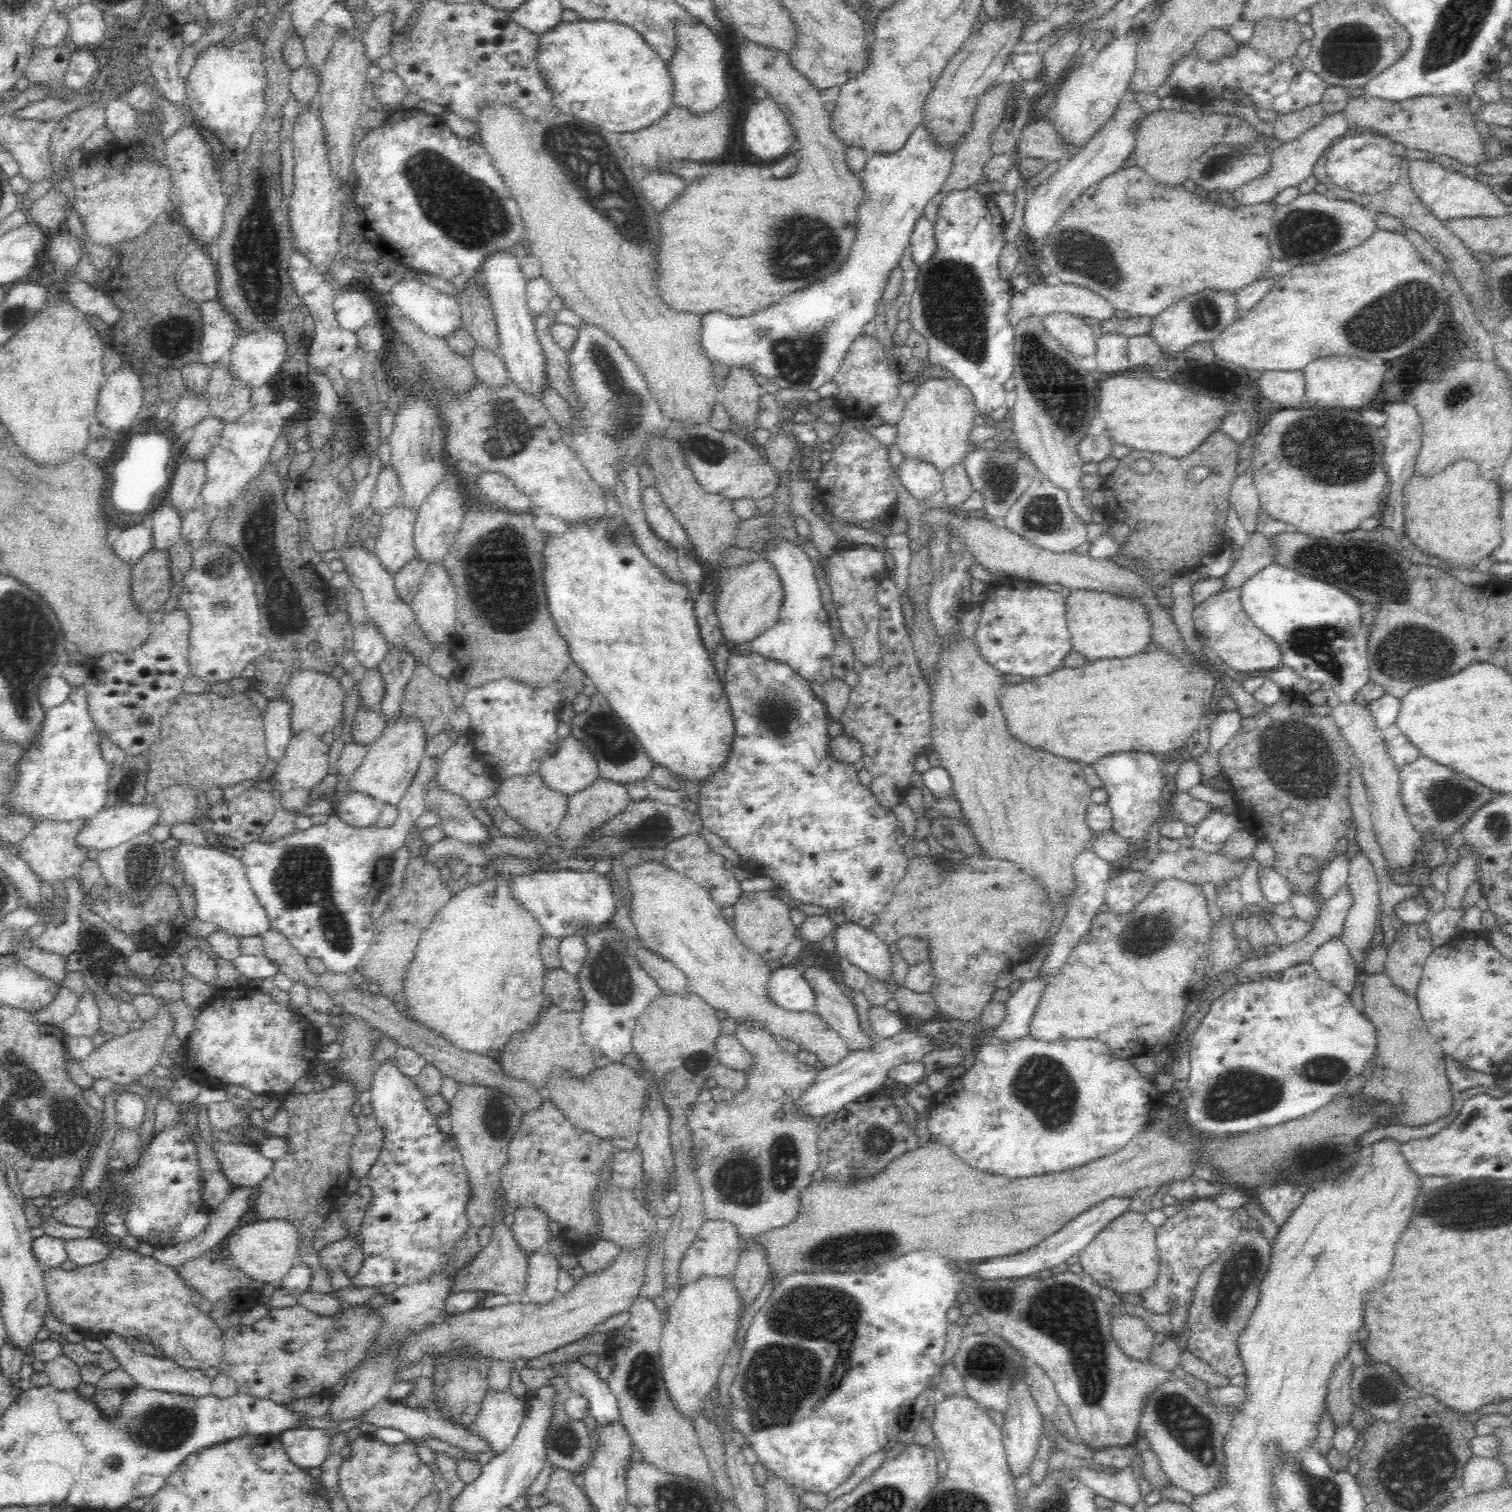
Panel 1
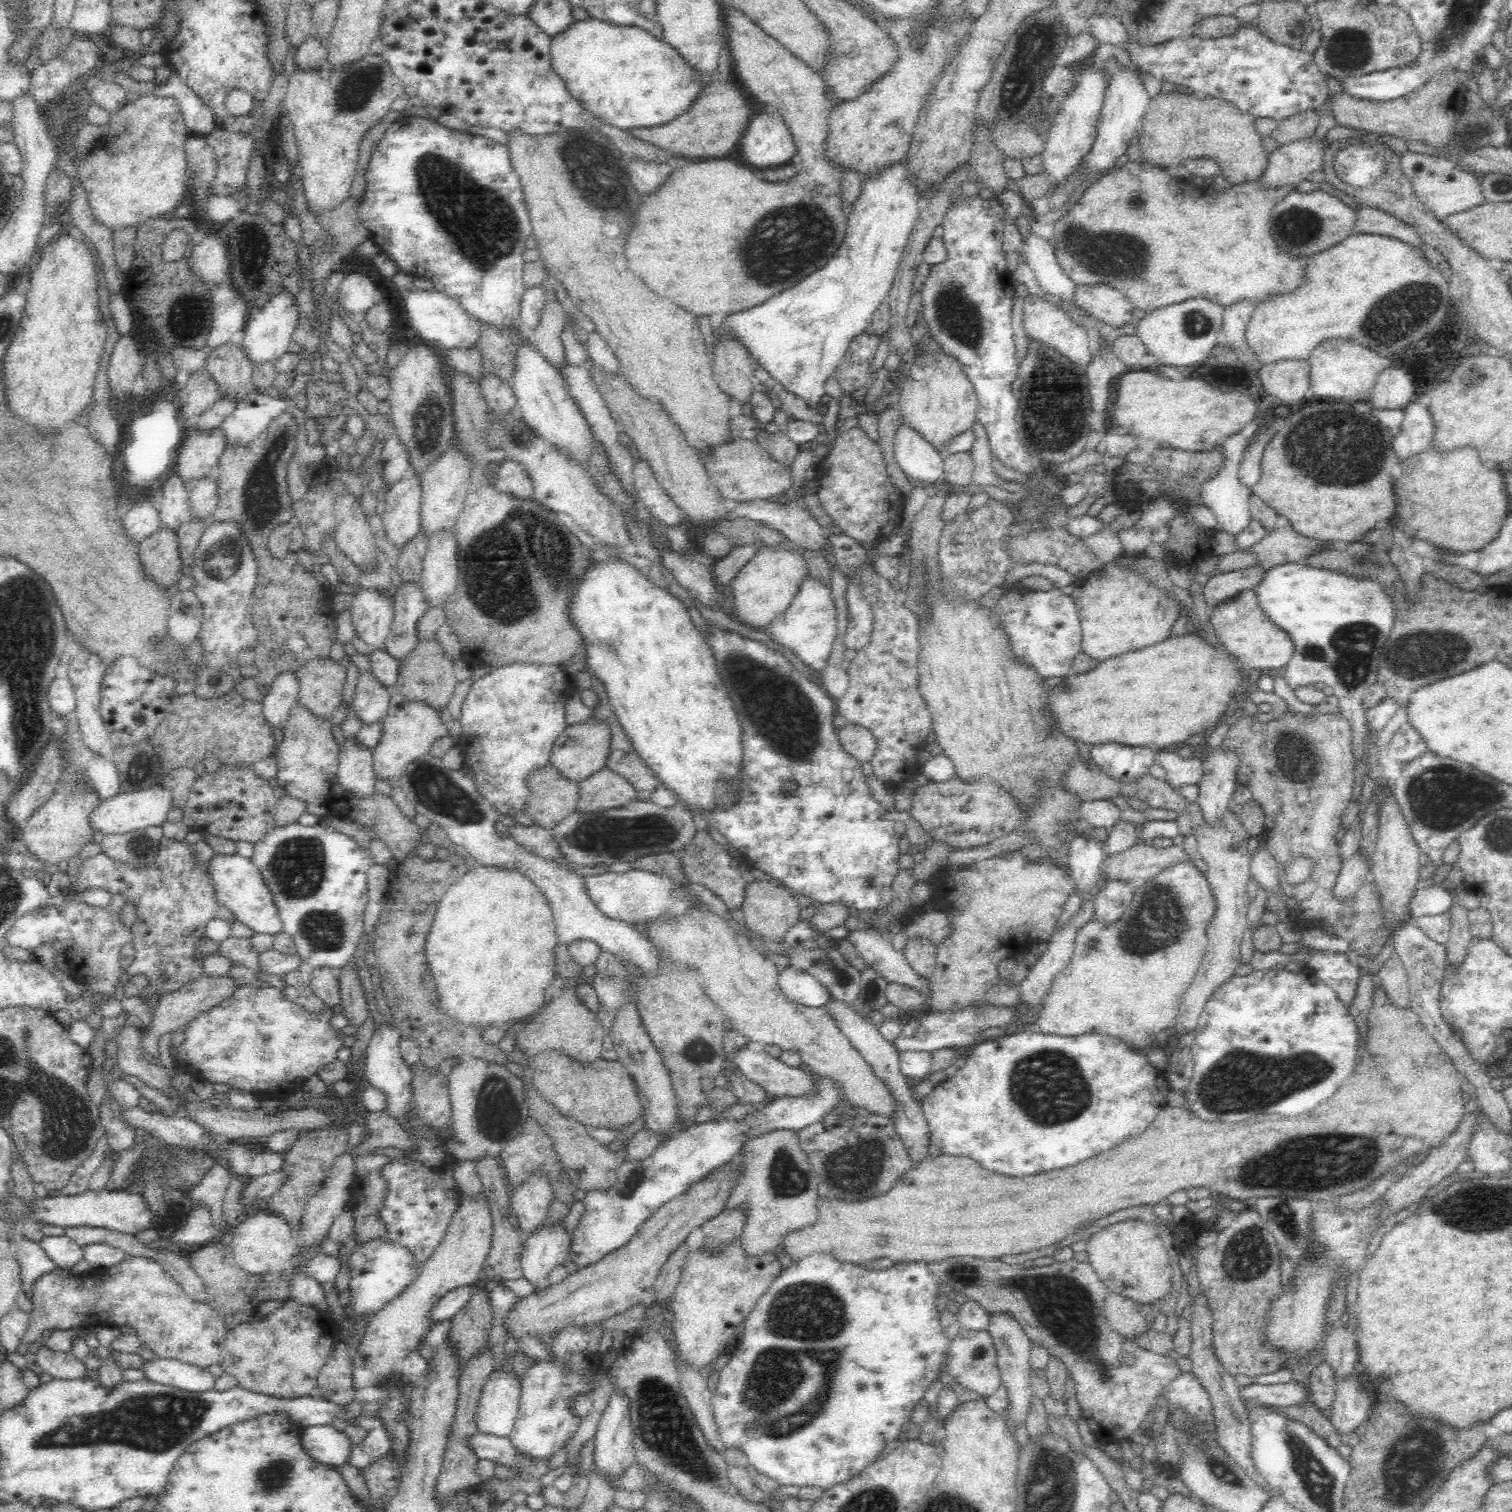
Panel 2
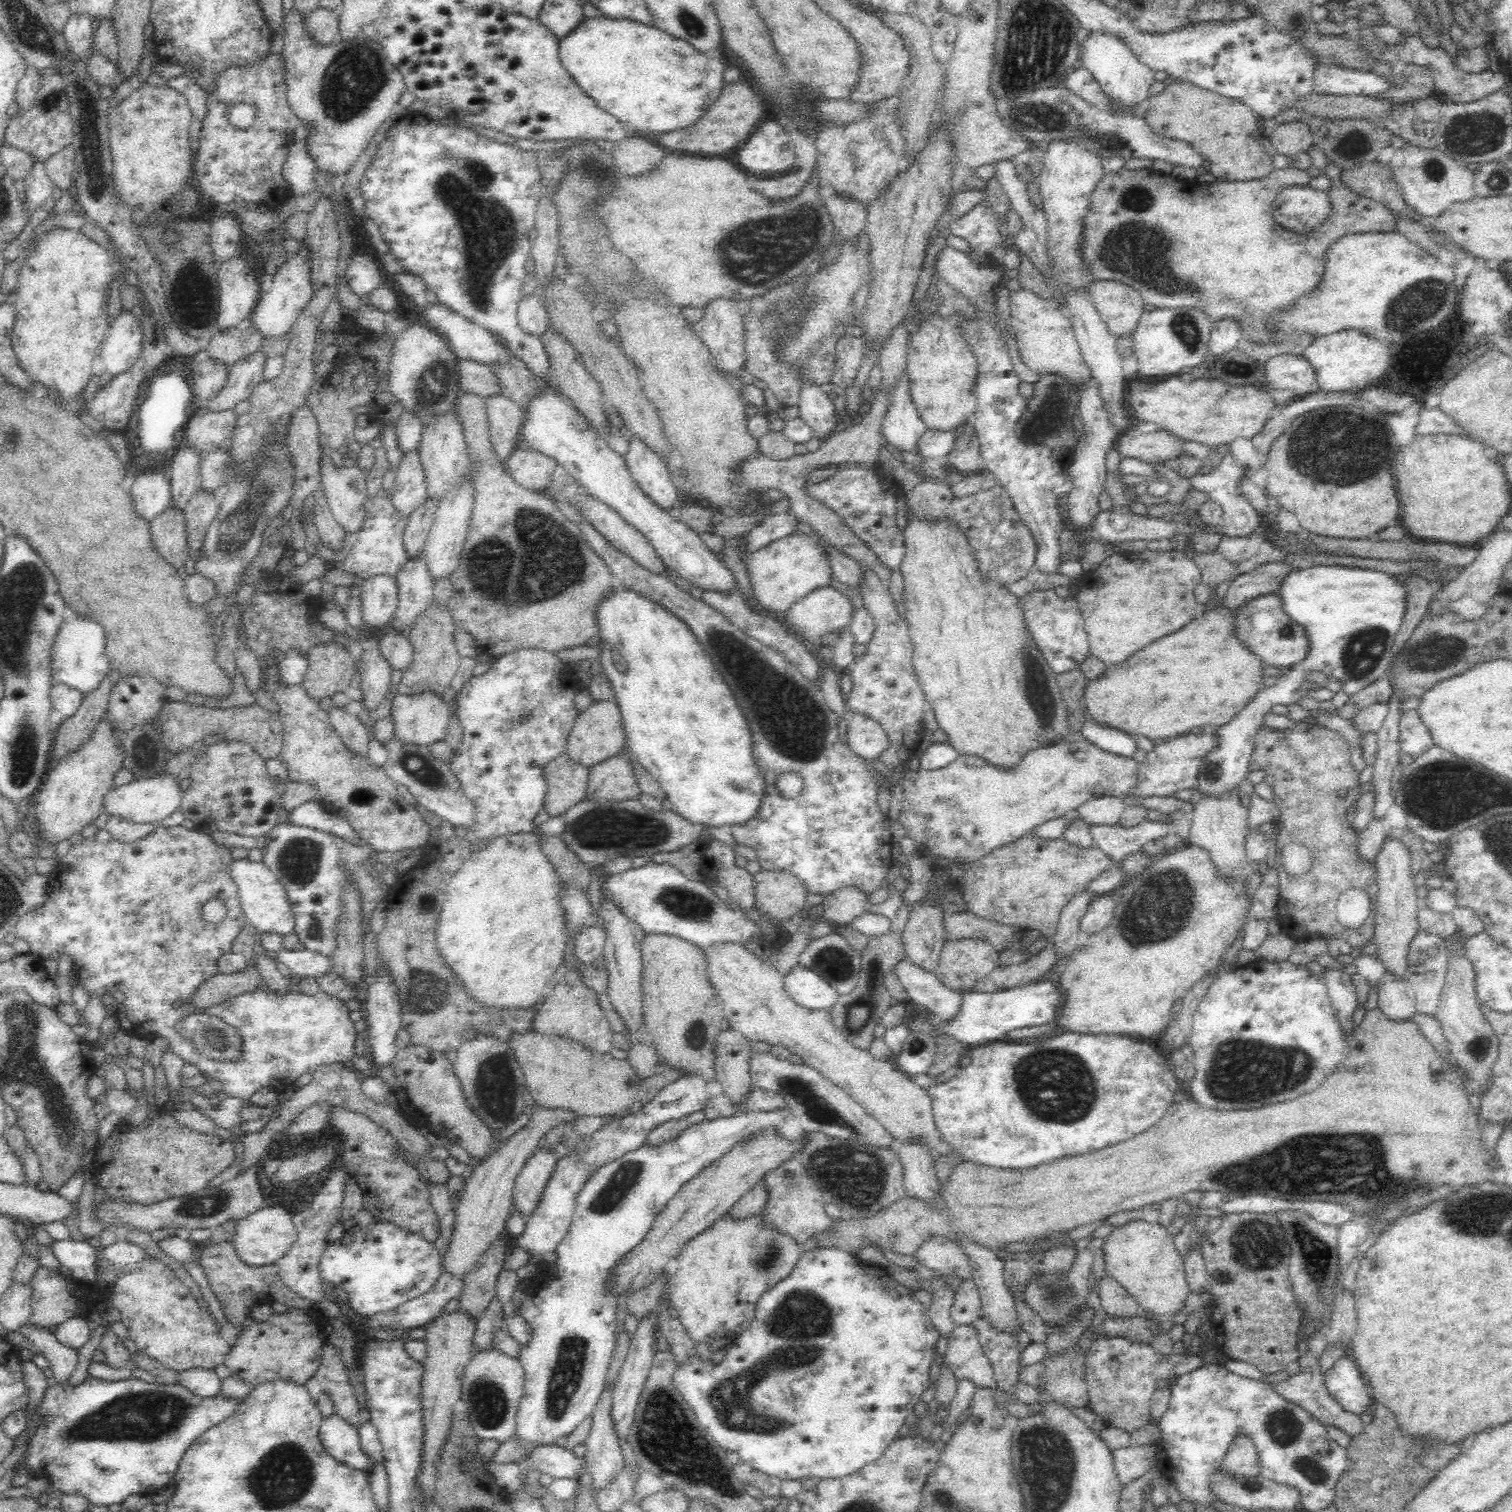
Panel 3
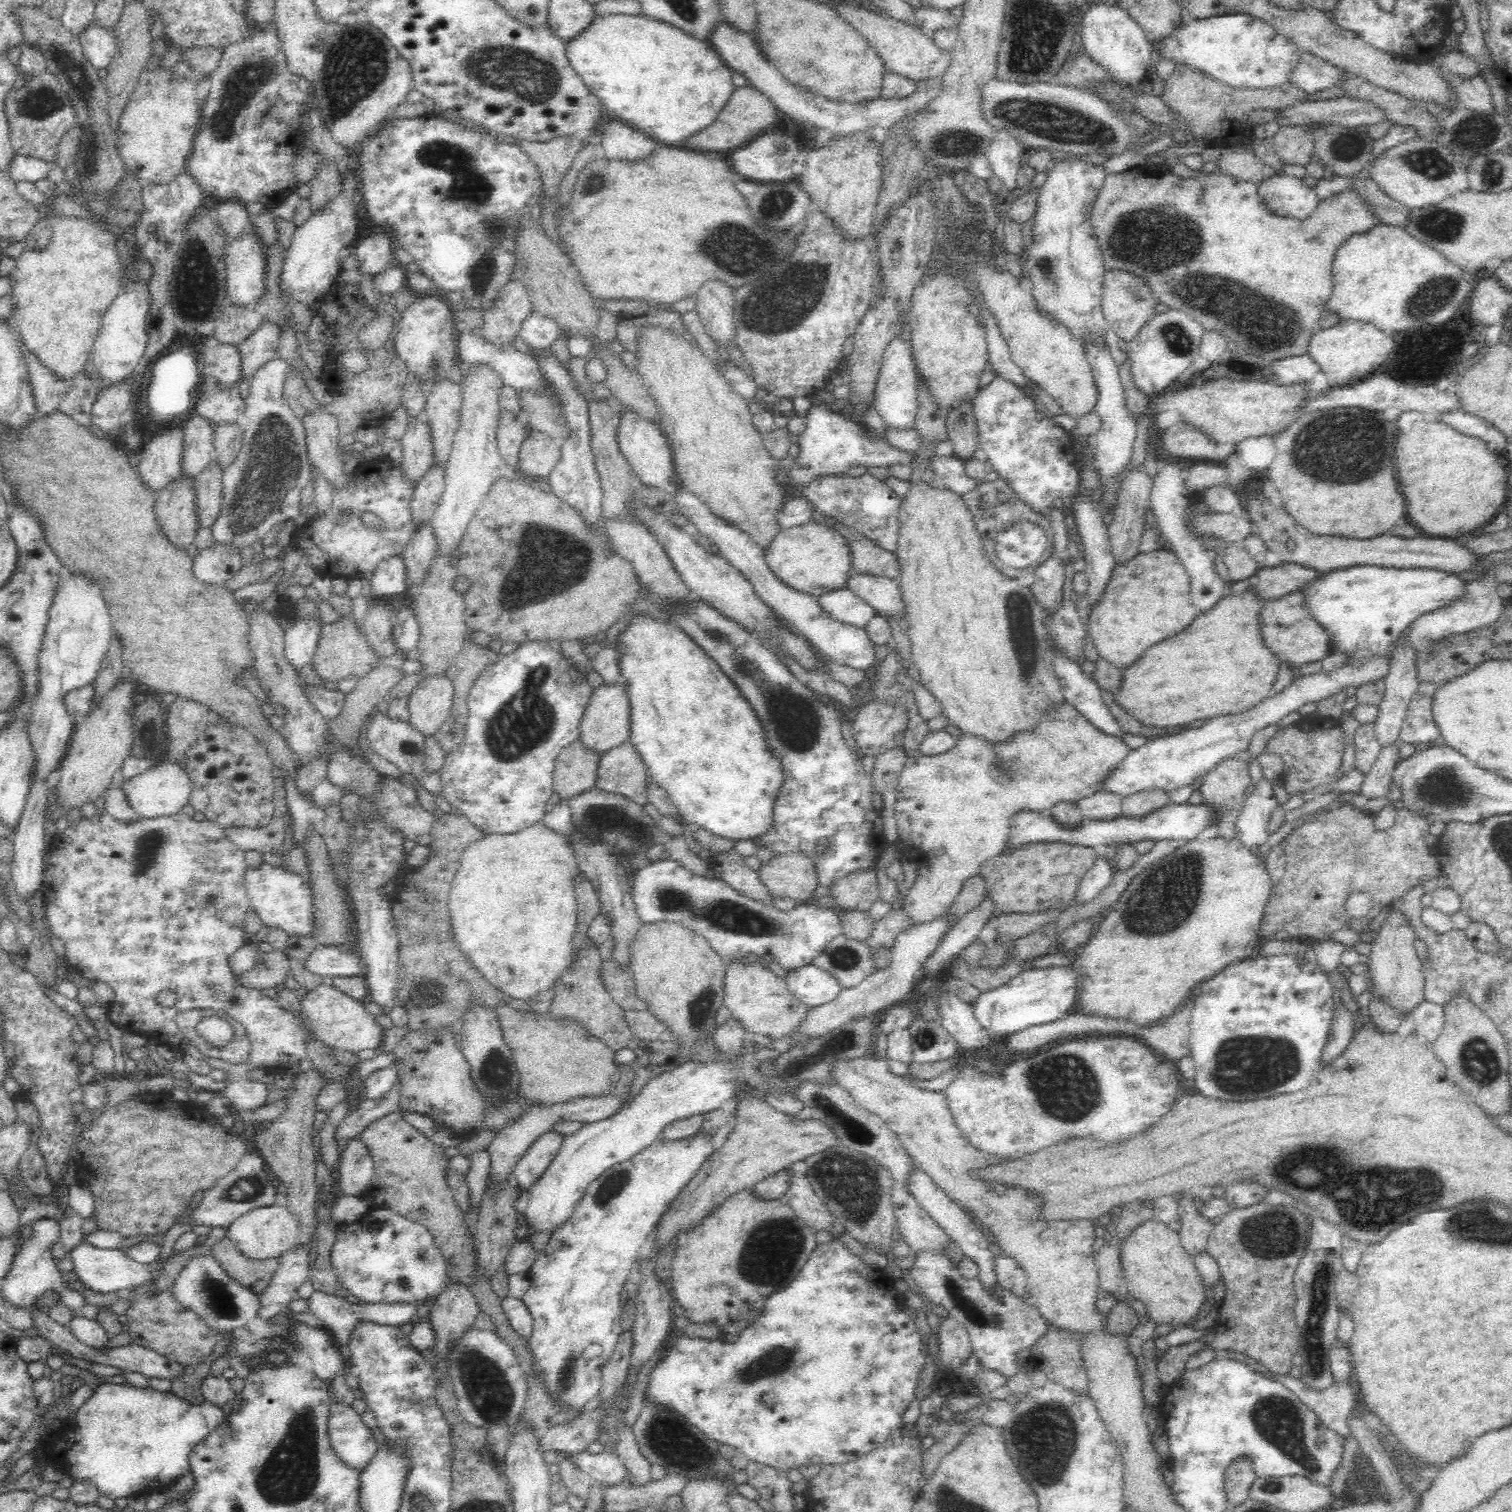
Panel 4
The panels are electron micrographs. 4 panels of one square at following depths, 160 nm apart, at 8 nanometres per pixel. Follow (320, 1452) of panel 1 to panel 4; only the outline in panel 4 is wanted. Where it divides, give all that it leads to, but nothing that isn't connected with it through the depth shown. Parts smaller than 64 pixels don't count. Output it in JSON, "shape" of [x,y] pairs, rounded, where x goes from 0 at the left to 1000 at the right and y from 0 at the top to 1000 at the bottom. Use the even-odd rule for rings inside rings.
{"shape":[[[220,928],[217,939],[217,948],[222,963],[238,974],[251,957],[247,947],[241,942],[232,929]]]}

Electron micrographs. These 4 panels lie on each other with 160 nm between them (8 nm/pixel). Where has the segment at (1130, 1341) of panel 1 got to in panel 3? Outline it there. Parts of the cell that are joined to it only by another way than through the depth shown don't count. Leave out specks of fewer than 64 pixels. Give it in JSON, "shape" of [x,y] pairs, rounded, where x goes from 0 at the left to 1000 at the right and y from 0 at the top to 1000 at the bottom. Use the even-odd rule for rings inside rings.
{"shape":[[[733,841],[726,847],[726,856],[729,865],[733,870],[747,872],[755,868],[752,861]]]}

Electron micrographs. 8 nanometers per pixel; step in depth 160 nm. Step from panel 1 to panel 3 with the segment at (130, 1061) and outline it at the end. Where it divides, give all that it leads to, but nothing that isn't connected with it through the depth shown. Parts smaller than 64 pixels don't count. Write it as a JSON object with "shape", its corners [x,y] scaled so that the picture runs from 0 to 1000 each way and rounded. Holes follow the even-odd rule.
{"shape":[[[163,638],[160,642],[146,644],[137,649],[132,656],[127,659],[130,666],[141,665],[156,658],[169,656],[175,650],[174,644],[169,638]]]}

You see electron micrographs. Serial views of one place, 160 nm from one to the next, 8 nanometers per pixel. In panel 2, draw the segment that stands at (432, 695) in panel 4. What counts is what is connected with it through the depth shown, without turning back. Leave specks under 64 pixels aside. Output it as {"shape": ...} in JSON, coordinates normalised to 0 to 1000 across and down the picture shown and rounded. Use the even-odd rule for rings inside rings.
{"shape":[[[260,458],[253,475],[253,488],[246,495],[248,515],[257,516],[259,520],[263,519],[263,515],[267,511],[270,505],[276,503],[277,500],[283,498],[286,492],[290,488],[296,486],[294,471],[288,470],[287,468],[280,464],[270,464],[263,458]]]}

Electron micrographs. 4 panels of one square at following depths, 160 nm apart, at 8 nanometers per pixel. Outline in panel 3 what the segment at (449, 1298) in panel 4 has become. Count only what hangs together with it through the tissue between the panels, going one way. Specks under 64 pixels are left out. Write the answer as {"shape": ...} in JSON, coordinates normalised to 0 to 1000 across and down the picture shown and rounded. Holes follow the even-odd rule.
{"shape":[[[307,866],[293,868],[288,870],[286,874],[280,876],[282,880],[282,898],[280,912],[280,930],[280,930],[280,948],[281,972],[278,974],[278,982],[279,986],[285,990],[287,989],[288,970],[287,967],[291,963],[291,957],[297,948],[297,938],[299,932],[304,926],[306,919],[306,910],[307,905],[310,902],[313,893],[313,885],[315,884],[315,872],[312,870]]]}

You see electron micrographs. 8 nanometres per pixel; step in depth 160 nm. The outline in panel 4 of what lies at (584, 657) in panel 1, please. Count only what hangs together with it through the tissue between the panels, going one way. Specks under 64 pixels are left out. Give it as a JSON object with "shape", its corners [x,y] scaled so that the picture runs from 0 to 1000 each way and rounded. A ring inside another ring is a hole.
{"shape":[[[422,407],[417,411],[415,417],[410,419],[407,425],[408,427],[411,429],[411,437],[410,440],[411,446],[415,452],[415,458],[417,458],[417,478],[417,485],[417,490],[421,494],[422,499],[425,501],[427,507],[429,507],[429,513],[431,516],[442,524],[450,538],[455,542],[459,547],[466,548],[468,550],[481,554],[481,556],[501,556],[507,552],[508,549],[512,546],[512,530],[515,528],[516,521],[519,520],[519,507],[516,501],[508,495],[508,487],[505,483],[505,479],[501,475],[501,472],[496,466],[496,464],[492,461],[489,454],[484,450],[483,448],[474,439],[471,435],[467,433],[467,431],[460,427],[456,421],[446,412],[439,410],[431,410]]]}

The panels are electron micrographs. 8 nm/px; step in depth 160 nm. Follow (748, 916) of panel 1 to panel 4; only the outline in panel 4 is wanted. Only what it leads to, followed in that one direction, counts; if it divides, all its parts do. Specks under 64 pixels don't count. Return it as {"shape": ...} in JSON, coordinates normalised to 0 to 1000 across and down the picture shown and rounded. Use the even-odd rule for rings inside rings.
{"shape":[[[529,562],[516,564],[504,572],[501,577],[511,594],[522,594],[526,598],[538,595],[538,589],[543,585],[541,573],[536,565]]]}

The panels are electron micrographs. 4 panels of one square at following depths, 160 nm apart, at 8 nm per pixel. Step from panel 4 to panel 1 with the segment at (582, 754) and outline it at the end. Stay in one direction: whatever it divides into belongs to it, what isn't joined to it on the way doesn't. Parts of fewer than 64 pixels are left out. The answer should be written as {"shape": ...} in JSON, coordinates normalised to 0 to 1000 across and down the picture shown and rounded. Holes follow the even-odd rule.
{"shape":[[[356,511],[335,515],[327,523],[327,527],[331,536],[337,541],[342,542],[344,546],[349,547],[351,550],[354,549],[358,554],[361,554],[368,552],[376,536],[376,526],[373,523],[361,519],[360,514]]]}

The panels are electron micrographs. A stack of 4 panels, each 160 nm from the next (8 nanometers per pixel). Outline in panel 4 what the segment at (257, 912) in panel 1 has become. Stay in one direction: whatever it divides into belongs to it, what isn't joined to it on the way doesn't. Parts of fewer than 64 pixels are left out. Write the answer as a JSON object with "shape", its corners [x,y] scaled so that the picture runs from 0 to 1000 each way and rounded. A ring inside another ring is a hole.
{"shape":[[[177,571],[168,575],[164,575],[162,580],[165,601],[171,603],[174,612],[186,614],[190,619],[206,619],[208,614],[208,596],[204,582],[198,578],[184,575]]]}

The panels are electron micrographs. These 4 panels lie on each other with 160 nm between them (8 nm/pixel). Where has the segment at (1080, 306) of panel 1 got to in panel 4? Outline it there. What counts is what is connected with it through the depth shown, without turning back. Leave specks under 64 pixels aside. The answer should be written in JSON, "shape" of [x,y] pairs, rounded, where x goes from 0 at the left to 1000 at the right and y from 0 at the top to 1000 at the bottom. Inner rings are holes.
{"shape":[[[743,178],[731,179],[729,193],[729,205],[734,218],[736,218],[741,225],[744,226],[750,225],[754,217],[766,208],[766,205],[765,205],[766,200],[767,197],[762,192],[762,189],[754,182]]]}

